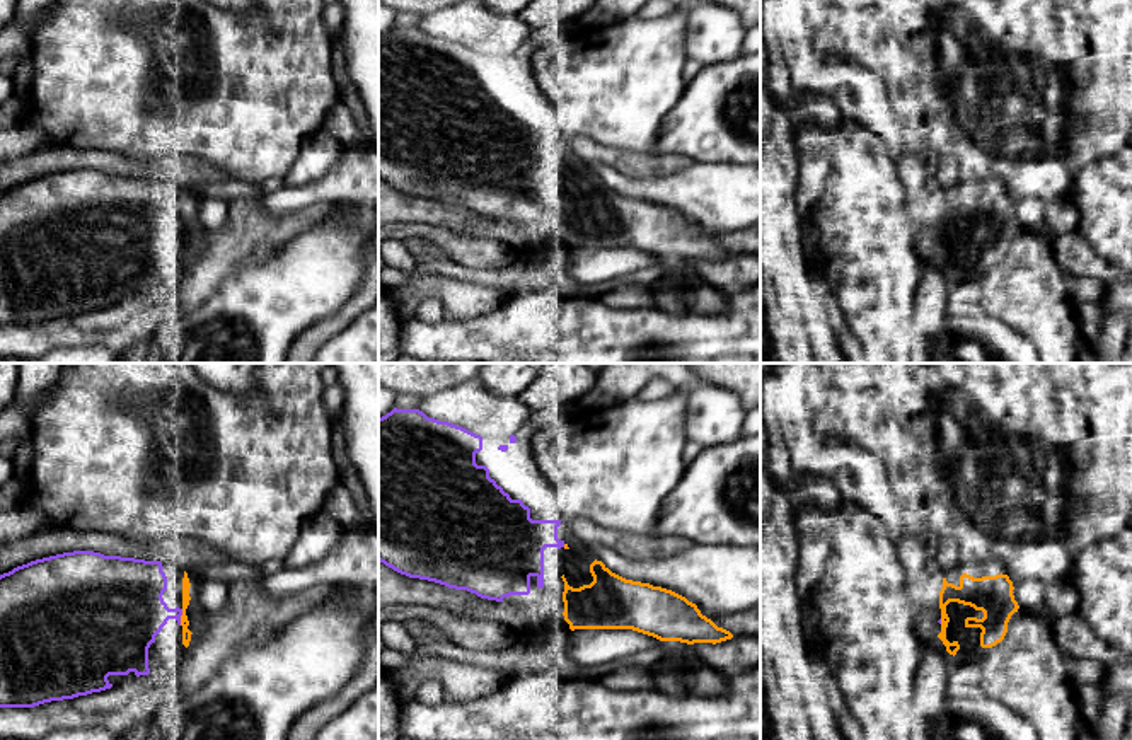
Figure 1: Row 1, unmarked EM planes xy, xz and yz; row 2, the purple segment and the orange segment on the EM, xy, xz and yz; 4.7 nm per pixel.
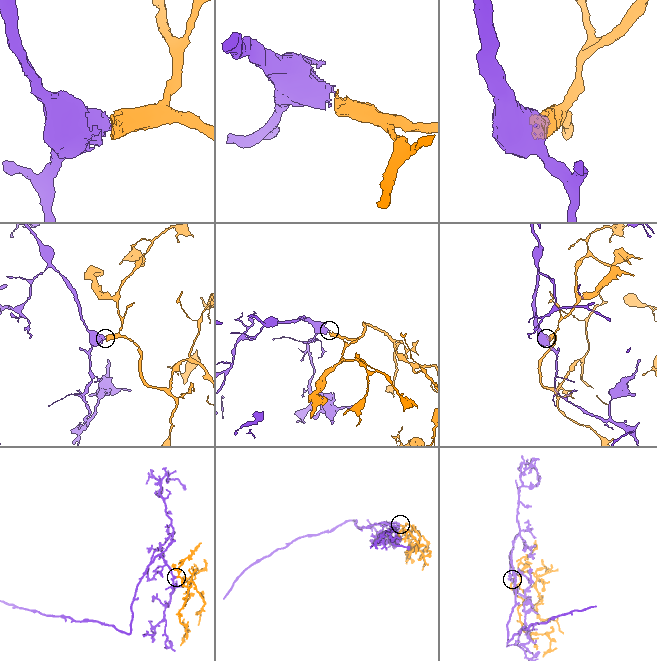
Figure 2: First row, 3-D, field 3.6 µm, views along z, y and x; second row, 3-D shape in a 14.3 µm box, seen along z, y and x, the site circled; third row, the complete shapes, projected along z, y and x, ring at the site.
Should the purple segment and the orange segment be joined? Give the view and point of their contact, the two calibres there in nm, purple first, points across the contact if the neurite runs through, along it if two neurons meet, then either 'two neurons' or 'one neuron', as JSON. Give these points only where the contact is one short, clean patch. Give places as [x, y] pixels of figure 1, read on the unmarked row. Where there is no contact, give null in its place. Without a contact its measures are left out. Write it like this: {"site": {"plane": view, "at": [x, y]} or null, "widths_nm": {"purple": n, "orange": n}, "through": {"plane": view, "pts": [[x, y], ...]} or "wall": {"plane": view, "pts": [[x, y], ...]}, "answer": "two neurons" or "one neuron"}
{"site": {"plane": "xy", "at": [179, 236]}, "widths_nm": {"purple": 360, "orange": 50}, "answer": "one neuron"}

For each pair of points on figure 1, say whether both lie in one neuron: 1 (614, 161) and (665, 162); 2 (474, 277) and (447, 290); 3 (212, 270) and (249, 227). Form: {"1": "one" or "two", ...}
{"1": "one", "2": "two", "3": "one"}

